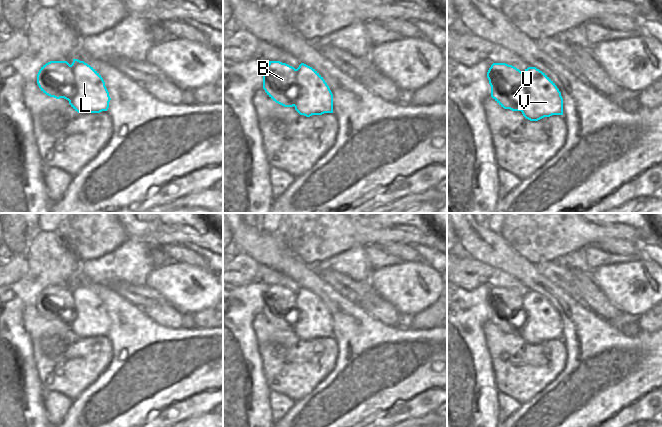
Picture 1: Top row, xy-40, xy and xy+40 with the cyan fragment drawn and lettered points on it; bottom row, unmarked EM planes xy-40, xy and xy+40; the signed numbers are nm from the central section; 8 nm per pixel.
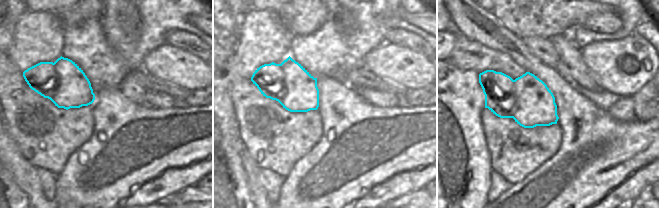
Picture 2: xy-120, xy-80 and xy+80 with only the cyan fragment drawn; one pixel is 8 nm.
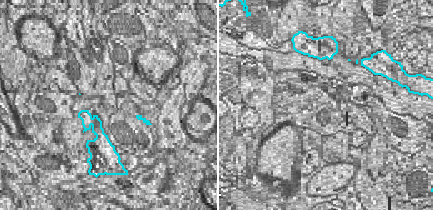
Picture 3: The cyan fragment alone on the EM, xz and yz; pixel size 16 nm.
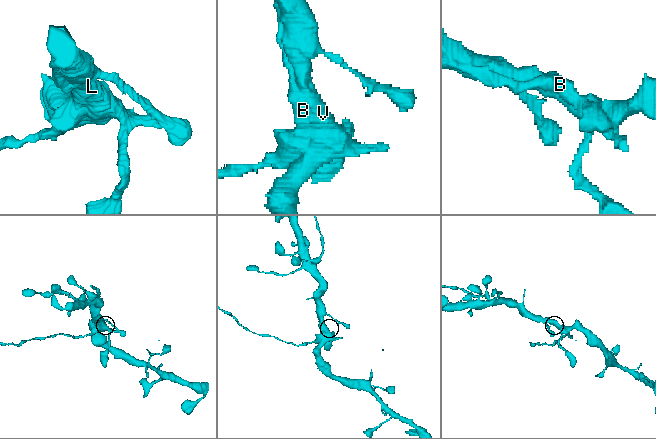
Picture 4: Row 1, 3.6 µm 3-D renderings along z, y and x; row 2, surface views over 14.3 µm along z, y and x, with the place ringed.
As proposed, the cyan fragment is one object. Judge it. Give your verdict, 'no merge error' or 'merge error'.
merge error

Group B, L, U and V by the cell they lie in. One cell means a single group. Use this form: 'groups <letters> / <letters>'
groups B U / L V

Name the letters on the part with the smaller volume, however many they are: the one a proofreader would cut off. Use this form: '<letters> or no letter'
B, U

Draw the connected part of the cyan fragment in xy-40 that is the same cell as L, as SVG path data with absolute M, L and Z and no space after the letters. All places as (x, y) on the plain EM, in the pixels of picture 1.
M73 283L71 288L75 301L75 315L69 324L78 337L107 335L111 324L101 299L84 285Z

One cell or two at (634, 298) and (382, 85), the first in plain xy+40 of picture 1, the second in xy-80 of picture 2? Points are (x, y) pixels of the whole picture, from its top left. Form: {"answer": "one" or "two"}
{"answer": "two"}

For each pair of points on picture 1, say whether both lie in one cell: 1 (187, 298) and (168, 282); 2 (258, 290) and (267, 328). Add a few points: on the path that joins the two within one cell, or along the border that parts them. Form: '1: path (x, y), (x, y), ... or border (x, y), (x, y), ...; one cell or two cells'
1: path (182, 293), (173, 284); one cell
2: border (262, 312), (258, 313), (253, 320), (254, 334); two cells

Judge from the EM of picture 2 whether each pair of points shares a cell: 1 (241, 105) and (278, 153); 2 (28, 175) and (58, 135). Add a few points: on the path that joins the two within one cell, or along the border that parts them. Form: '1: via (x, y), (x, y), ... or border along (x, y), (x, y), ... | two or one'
1: via (245, 119), (250, 126), (250, 132), (264, 141) | one
2: border along (19, 148), (20, 152), (36, 168) | two

